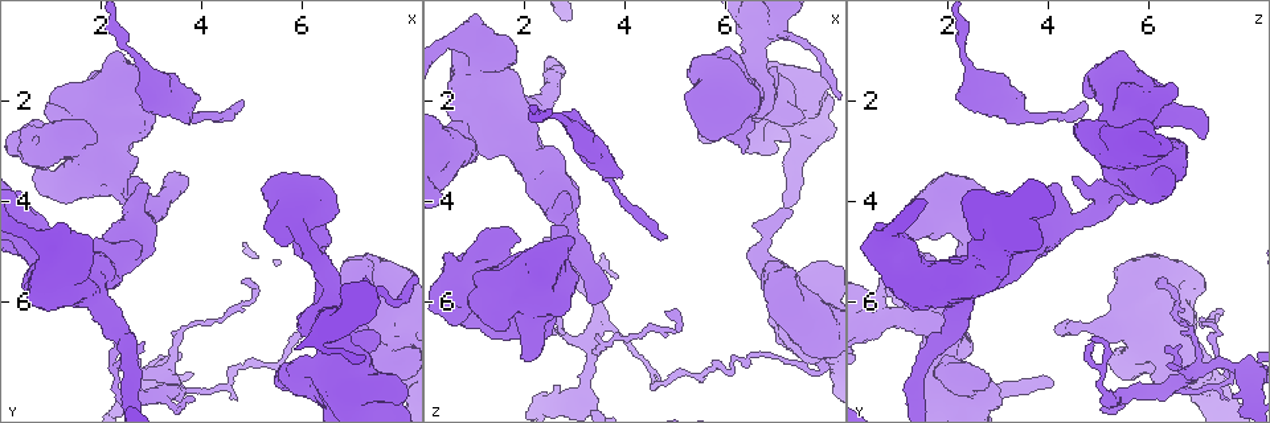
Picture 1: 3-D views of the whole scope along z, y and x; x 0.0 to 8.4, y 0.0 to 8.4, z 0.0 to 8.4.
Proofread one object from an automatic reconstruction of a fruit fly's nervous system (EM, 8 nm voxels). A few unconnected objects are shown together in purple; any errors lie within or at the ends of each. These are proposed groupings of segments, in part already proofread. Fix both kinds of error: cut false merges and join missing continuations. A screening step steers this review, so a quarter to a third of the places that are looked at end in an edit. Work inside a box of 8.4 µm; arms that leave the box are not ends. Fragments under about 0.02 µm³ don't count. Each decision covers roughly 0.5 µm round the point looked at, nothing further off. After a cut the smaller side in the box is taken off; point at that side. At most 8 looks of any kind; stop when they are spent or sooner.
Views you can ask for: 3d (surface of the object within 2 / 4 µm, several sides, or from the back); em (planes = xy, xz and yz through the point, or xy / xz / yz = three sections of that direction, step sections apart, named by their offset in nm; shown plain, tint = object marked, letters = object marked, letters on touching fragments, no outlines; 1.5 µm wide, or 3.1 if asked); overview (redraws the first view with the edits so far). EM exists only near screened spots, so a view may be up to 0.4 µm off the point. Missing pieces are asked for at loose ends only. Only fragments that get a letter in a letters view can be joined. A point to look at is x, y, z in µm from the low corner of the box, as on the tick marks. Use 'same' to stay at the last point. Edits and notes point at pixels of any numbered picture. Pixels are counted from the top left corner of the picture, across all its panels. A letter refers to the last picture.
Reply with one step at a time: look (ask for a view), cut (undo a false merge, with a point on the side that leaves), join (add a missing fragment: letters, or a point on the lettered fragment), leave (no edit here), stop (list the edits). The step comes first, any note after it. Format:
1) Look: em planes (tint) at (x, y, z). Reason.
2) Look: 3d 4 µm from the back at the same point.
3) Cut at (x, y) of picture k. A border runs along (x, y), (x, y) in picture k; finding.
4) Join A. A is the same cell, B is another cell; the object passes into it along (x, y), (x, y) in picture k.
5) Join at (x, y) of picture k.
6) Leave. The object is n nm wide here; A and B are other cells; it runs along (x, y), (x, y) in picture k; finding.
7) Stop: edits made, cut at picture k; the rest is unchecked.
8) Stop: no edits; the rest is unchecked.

Look: em xz step 4 (tint) at (7.20, 5.95, 0.65). Calibre changes.

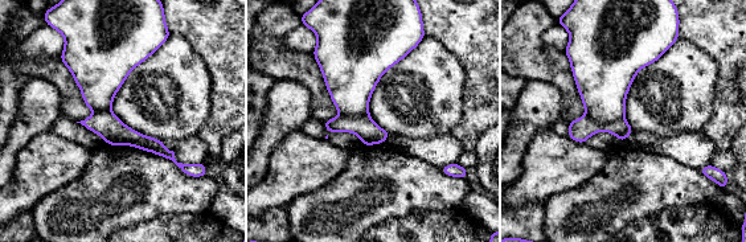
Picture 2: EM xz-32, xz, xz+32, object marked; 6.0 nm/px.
Look: em yz step 8 (letters) at the same point. Cut it another way.

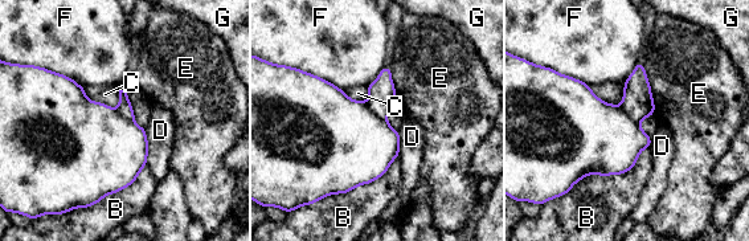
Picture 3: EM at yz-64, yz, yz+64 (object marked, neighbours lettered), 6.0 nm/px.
Cut at (381, 94) of picture 3. B, C, D, E, F and G are other cells; a border runs along (365, 102), (385, 121) in picture 3; a second neuron is stuck on.

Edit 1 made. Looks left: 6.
Look: overview. See it whole again.

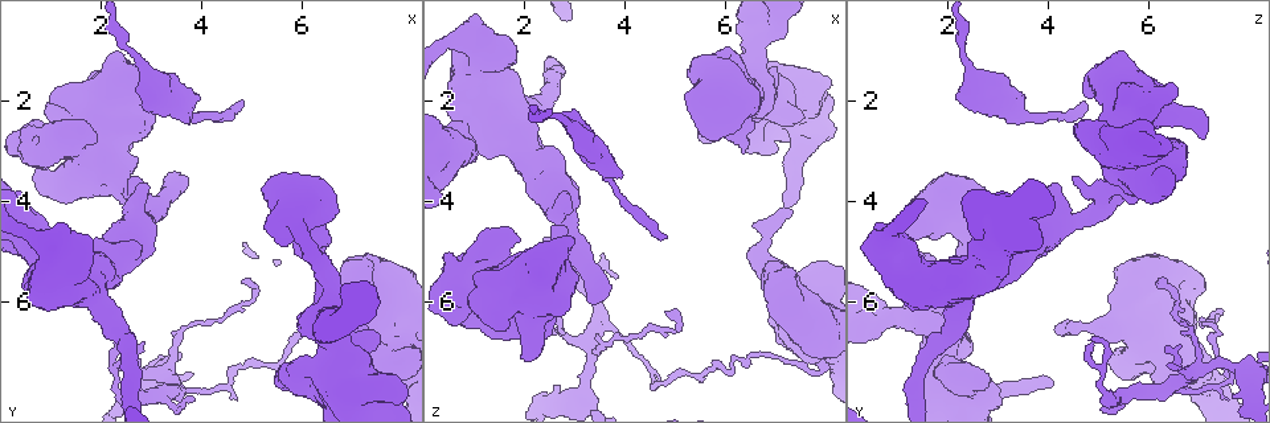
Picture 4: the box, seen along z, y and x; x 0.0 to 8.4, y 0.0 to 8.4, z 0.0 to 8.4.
Look: em yz step 4 (letters) at (4.80, 2.05, 4.75). Tapers out.

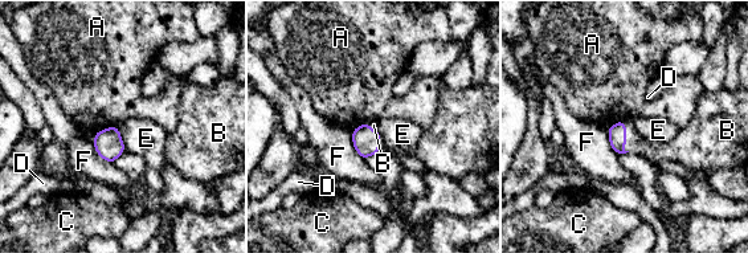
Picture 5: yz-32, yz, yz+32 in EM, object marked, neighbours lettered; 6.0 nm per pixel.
Look: em planes (letters) at the same point. Cut it another way.

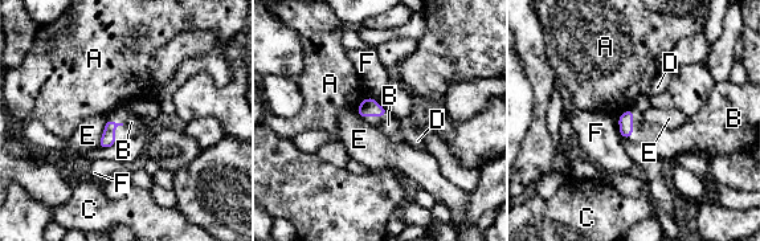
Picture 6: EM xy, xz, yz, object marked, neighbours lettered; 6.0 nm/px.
Join B. The object is 80 nm wide here; B is the same cell, A, C, D, E and F are other cells; the object passes into it along (107, 139), (115, 127), (131, 122) in picture 6; the neuron continues.

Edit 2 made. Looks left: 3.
Look: overview. See it whole again.

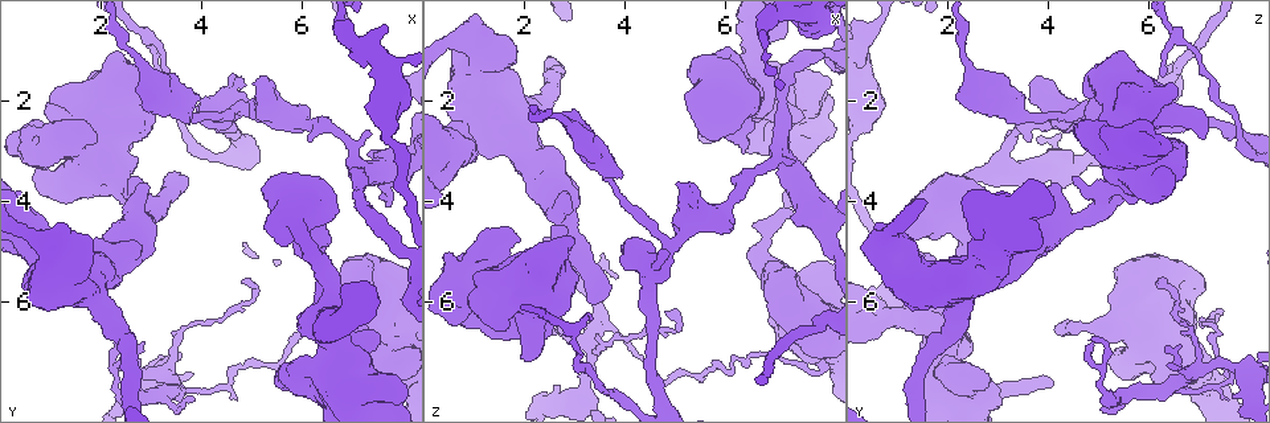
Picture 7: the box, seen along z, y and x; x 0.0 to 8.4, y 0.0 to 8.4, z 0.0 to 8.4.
Look: em planes (tint) at (2.25, 7.65, 5.05). Abrupt turn.

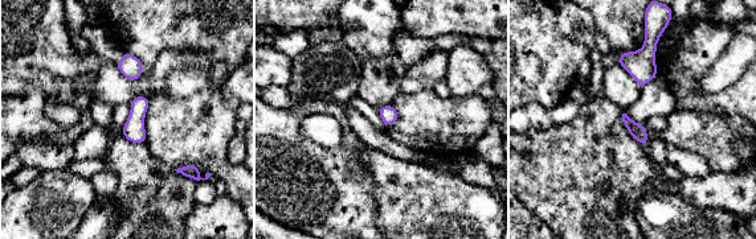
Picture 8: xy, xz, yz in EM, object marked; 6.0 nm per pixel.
Look: em planes (letters) at the same point.

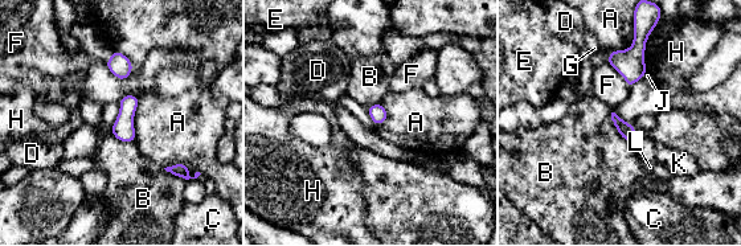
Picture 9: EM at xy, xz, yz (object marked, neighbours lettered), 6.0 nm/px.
Leave. A, B, C, D, E, F, G, H, J, K and L are other cells; a border runs along (139, 98), (134, 115), (134, 142) in picture 9; all the same neuron.

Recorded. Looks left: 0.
Stop: edits made, cut at picture 3, join at picture 6; the rest is unchecked.

